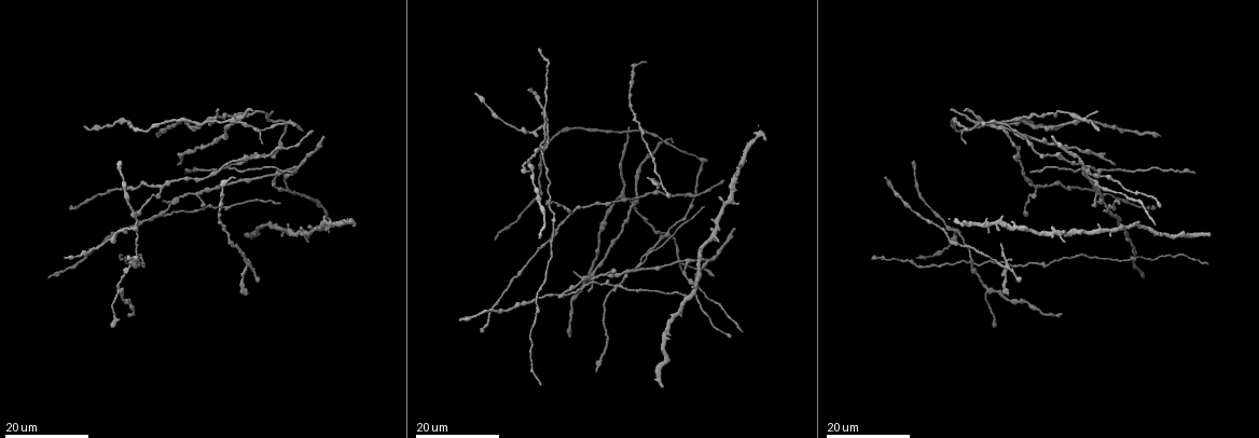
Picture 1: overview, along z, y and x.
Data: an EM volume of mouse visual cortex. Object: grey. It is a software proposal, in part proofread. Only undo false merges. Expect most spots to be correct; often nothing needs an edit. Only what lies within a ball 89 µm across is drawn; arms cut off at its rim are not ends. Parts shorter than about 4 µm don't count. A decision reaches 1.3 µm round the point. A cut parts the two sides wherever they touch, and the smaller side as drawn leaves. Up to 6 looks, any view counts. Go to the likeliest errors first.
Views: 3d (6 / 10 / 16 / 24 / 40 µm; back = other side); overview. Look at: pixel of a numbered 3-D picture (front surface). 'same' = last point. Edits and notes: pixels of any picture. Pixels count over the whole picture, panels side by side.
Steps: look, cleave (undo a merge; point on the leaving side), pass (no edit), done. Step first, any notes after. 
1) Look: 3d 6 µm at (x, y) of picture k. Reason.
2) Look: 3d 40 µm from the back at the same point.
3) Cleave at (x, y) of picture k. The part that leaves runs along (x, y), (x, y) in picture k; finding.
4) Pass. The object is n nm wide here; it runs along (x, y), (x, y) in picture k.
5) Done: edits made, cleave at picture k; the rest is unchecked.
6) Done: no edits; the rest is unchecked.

Look: 3d 16 µm at (686, 262) of picture 1. Two arms in line, one across.

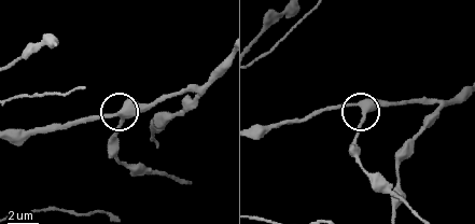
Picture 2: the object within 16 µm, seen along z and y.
Look: 3d 10 µm at (123, 117) of picture 2.

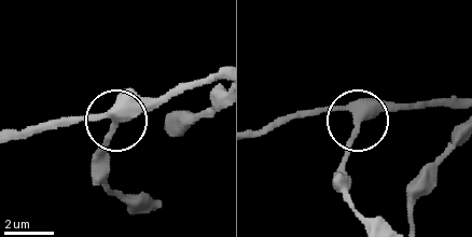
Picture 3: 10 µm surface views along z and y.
Pass. 3 arms meet here; one cell here.

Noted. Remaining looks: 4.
Look: 3d 24 µm at (972, 265) of picture 1. Four-way junction.

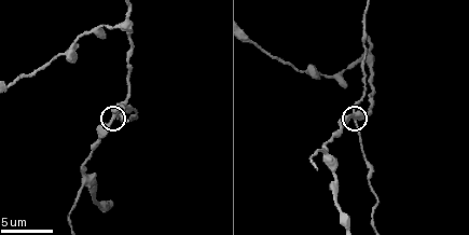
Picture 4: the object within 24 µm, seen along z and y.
Look: 3d 10 µm at (358, 116) of picture 4.

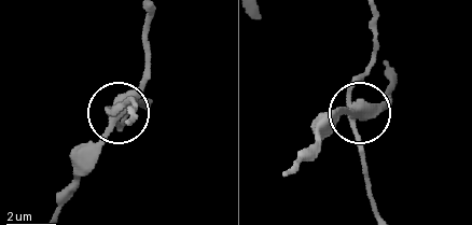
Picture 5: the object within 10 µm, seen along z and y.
Cleave at (363, 80) of picture 5. 4 arms meet here; the part that leaves runs along (349, 114), (375, 211) in picture 5; two cells meet here.

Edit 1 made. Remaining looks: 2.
Done: edits made, cleave at picture 5; the rest is unchecked.

